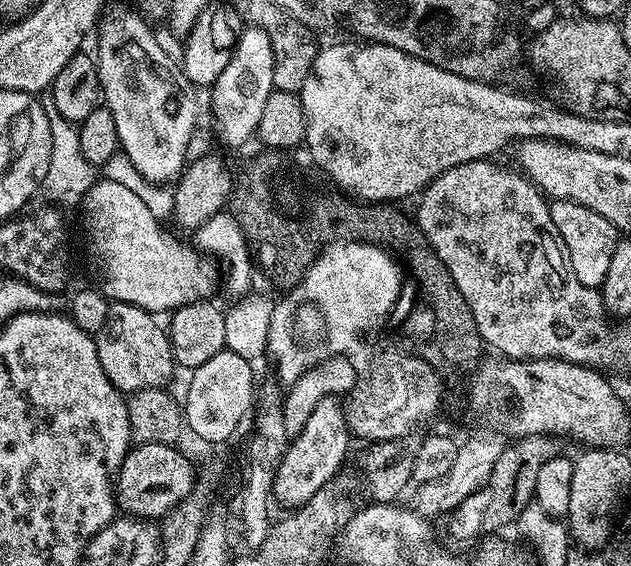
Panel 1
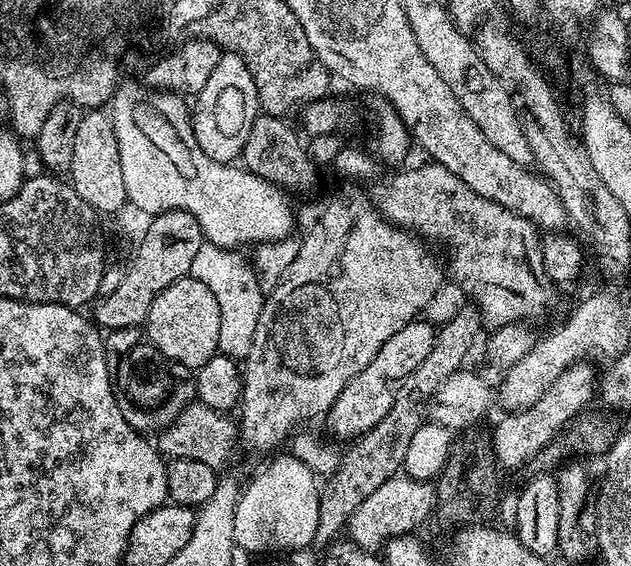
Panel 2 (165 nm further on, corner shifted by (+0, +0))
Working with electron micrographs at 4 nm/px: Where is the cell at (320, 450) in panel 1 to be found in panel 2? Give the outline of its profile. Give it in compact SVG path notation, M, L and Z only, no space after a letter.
M424 318L417 319L398 330L398 334L394 334L394 338L390 338L390 342L386 342L386 346L378 350L378 354L374 354L370 366L366 366L366 370L362 370L357 376L350 378L350 382L346 382L346 390L338 394L334 406L330 406L326 413L328 428L337 441L351 442L357 436L362 436L374 426L378 426L382 418L386 418L390 406L394 406L394 398L400 384L406 378L410 378L410 374L414 374L414 370L418 370L422 362L426 362L426 354L430 354L436 334L437 329L431 328Z

